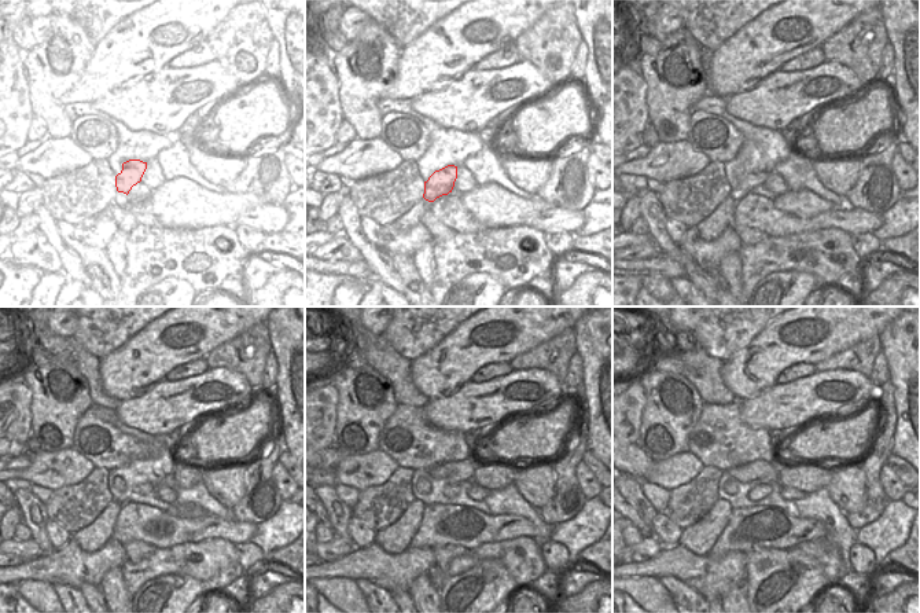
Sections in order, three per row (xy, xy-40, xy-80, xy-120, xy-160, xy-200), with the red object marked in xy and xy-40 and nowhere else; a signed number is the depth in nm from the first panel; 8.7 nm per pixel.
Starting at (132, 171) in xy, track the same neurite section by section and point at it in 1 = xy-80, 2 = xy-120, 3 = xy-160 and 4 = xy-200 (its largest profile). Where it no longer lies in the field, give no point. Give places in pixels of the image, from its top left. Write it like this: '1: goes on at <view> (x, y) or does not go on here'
1: goes on at xy-80 (750, 182)
2: goes on at xy-120 (147, 488)
3: goes on at xy-160 (449, 491)
4: goes on at xy-200 (758, 492)

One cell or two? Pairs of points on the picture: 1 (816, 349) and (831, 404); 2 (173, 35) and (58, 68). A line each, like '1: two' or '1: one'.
1: two
2: two

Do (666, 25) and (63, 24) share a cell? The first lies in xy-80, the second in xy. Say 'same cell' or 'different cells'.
different cells

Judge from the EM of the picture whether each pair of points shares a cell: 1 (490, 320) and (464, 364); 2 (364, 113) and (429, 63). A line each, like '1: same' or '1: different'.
1: same
2: different

